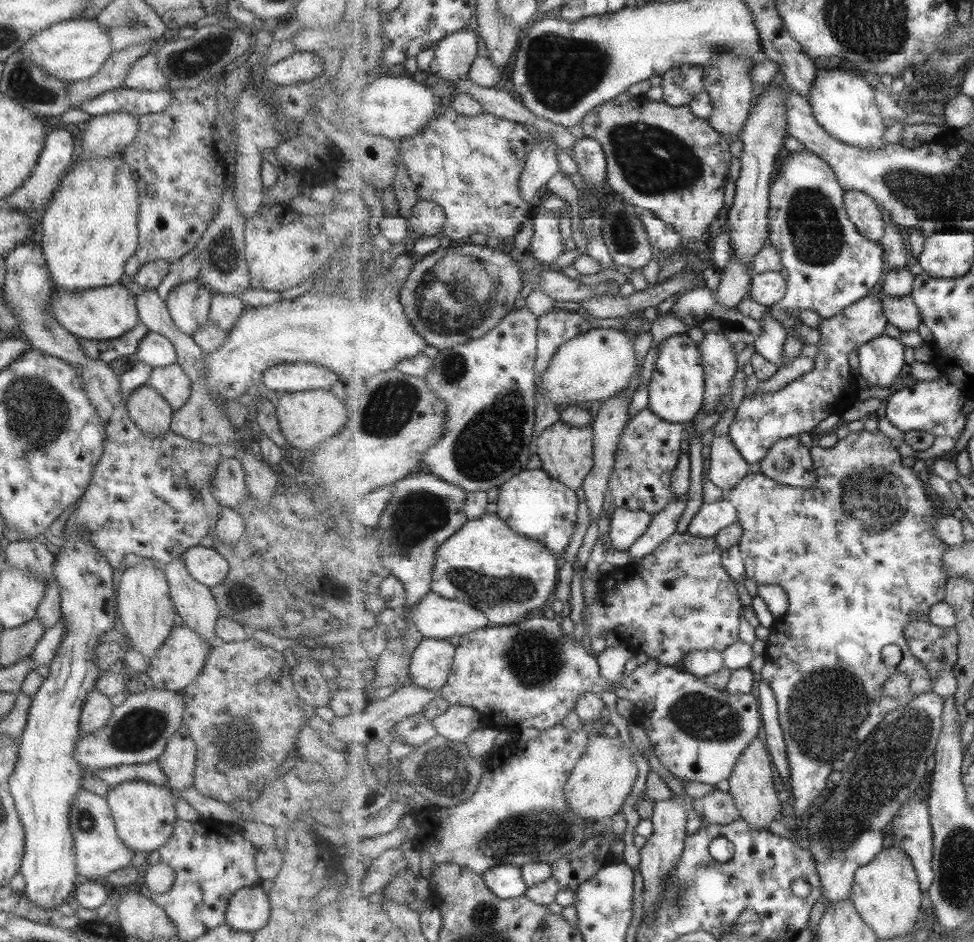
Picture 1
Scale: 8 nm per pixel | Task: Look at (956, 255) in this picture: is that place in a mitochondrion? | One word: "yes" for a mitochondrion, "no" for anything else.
no

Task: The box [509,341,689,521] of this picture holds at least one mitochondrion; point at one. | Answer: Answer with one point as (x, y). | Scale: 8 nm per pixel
(629, 459)

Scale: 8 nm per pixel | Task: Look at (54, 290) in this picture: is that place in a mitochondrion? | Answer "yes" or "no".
no

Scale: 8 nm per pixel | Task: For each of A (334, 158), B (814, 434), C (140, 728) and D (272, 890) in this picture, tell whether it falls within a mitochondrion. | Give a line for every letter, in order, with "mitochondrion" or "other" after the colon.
A: other
B: other
C: mitochondrion
D: other

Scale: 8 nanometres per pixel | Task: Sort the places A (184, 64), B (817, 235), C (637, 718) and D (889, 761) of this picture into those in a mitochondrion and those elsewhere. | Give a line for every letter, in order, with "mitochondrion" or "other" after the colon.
A: mitochondrion
B: mitochondrion
C: other
D: mitochondrion

